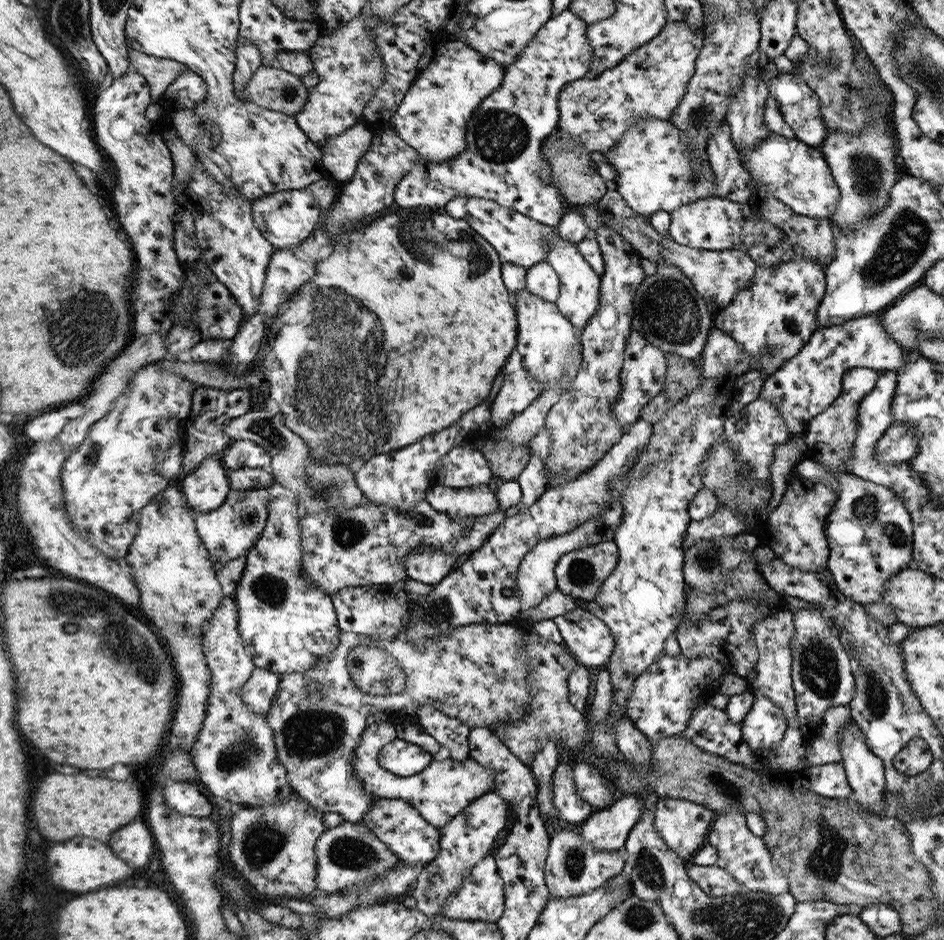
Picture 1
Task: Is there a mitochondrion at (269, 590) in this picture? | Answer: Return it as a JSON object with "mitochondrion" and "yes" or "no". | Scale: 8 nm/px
{"mitochondrion":"yes"}

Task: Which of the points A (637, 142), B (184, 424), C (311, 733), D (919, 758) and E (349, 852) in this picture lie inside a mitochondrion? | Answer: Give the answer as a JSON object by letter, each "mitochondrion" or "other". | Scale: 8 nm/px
{"A":"other","B":"other","C":"mitochondrion","D":"other","E":"mitochondrion"}

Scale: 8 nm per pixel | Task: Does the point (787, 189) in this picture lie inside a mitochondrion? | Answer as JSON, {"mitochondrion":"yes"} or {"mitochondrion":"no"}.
{"mitochondrion":"no"}

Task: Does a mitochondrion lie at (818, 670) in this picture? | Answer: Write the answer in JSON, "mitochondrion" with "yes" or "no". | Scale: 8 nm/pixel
{"mitochondrion":"yes"}

